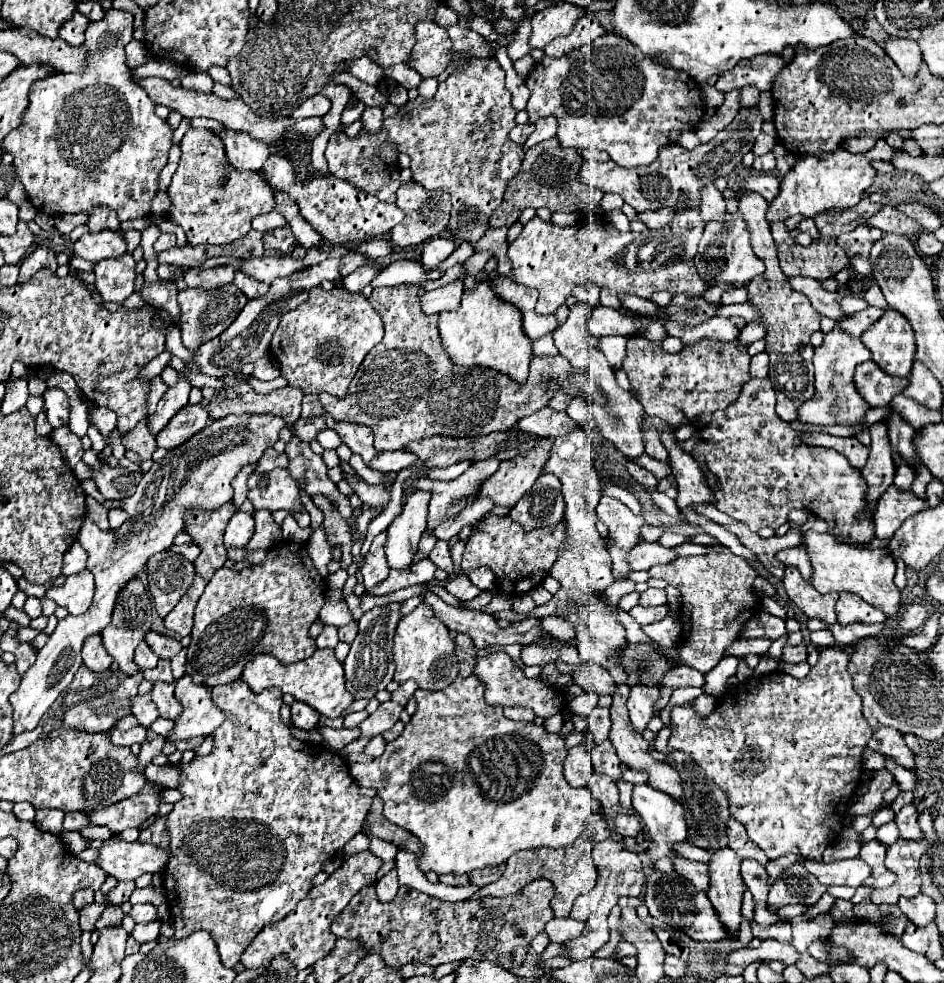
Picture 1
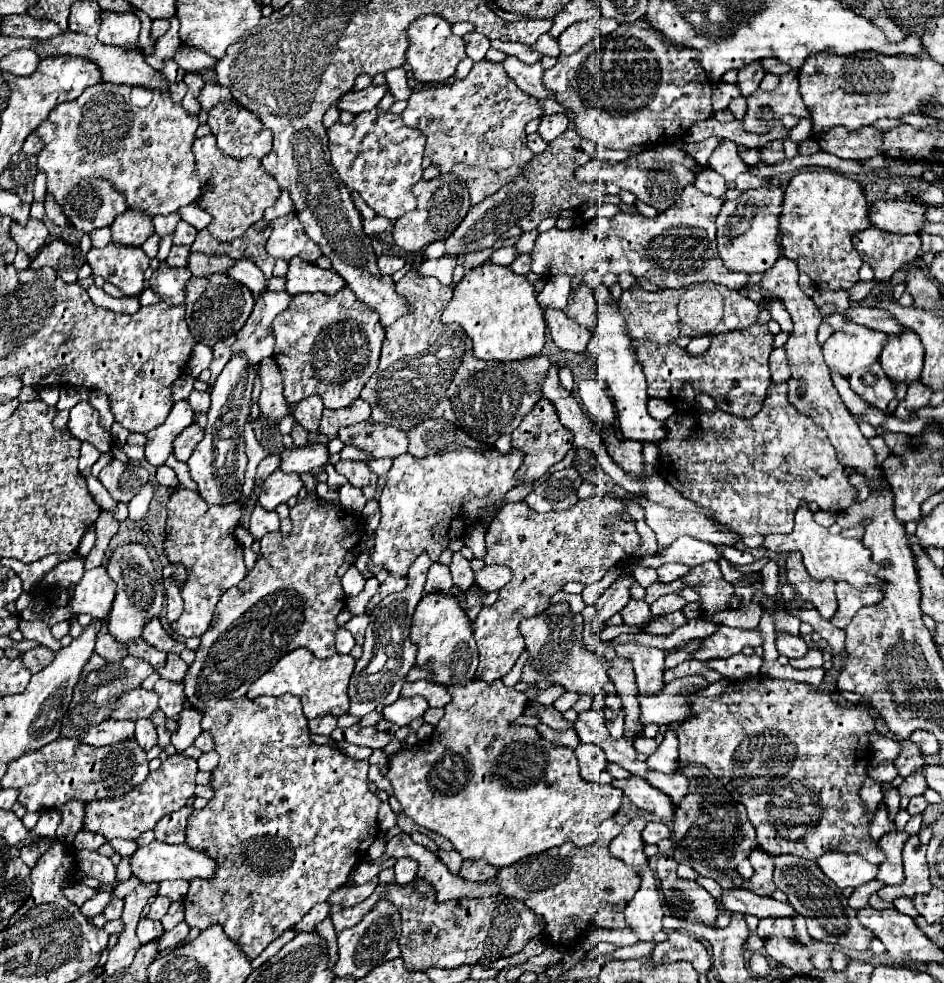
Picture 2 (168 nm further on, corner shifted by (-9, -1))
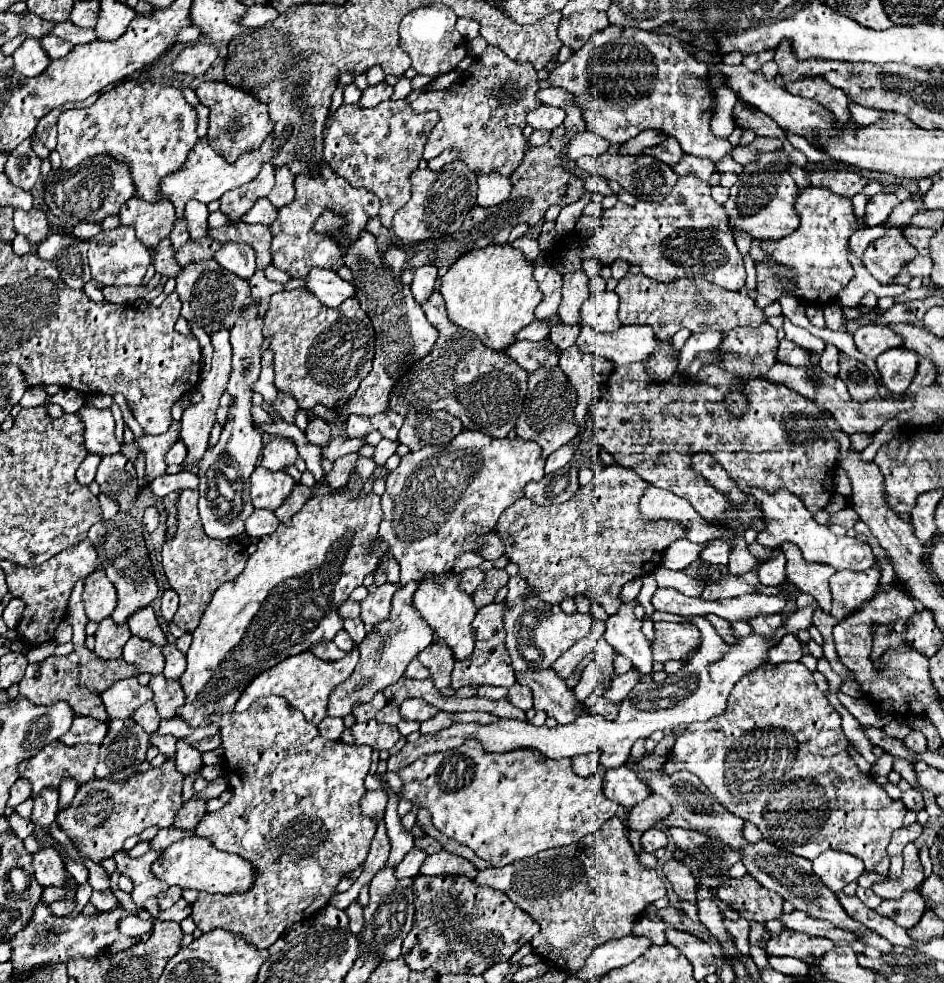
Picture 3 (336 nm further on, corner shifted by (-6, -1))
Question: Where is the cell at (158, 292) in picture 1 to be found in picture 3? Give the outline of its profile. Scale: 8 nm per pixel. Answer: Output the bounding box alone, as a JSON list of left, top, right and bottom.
[155,238,181,278]

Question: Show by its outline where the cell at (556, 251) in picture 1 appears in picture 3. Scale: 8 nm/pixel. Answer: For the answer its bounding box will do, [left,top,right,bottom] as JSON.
[551,176,745,290]

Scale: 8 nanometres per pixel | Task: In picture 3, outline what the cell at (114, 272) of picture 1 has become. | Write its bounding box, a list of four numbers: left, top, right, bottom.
[89,226,151,286]

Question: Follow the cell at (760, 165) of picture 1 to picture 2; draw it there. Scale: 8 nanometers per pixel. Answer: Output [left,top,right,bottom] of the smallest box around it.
[758,140,786,164]

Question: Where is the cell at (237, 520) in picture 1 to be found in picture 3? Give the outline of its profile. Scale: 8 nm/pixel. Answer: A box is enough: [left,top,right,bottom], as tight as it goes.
[245,510,279,538]

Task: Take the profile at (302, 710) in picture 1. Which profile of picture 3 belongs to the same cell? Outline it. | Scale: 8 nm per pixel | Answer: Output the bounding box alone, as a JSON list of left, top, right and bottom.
[317,716,345,740]

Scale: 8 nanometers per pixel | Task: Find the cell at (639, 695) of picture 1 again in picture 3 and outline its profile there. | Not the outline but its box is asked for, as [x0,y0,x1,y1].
[605,602,653,674]

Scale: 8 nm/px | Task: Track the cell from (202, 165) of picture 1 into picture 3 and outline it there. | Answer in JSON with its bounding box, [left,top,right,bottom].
[221,164,275,222]

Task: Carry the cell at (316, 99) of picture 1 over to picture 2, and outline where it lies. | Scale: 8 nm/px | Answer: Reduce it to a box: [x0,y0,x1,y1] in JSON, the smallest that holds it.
[338,84,388,114]

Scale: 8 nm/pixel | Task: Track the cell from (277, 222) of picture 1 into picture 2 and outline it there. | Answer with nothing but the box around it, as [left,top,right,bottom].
[264,190,294,222]

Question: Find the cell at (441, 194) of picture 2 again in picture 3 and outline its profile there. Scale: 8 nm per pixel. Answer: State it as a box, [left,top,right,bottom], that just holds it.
[393,160,477,244]

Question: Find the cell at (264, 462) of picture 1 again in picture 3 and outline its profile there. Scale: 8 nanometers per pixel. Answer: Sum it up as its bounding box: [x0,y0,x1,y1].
[321,438,363,460]

